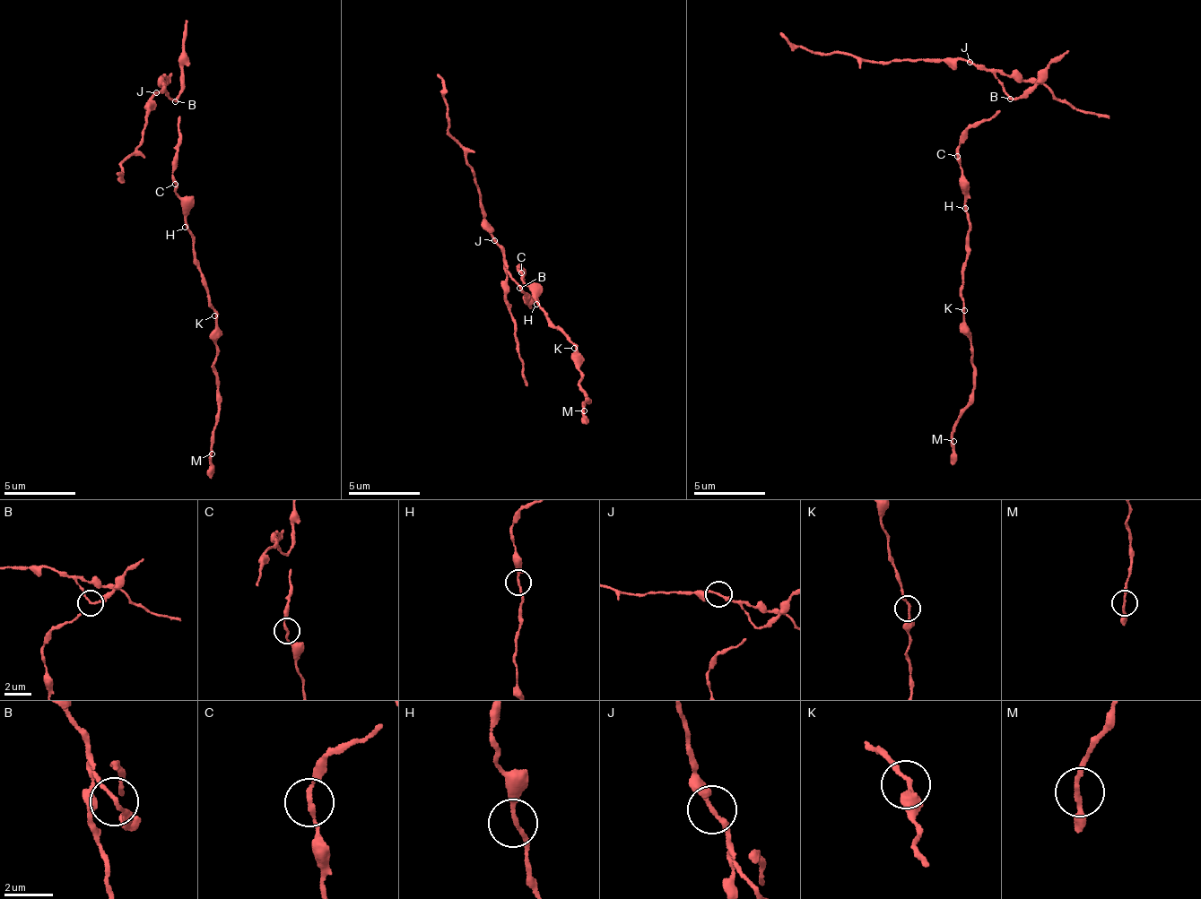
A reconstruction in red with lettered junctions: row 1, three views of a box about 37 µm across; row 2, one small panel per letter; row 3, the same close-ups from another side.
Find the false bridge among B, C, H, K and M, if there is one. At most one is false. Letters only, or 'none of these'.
B

